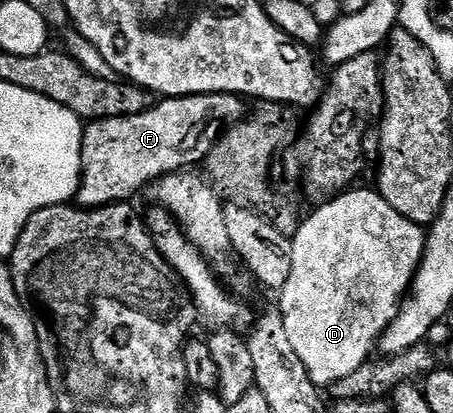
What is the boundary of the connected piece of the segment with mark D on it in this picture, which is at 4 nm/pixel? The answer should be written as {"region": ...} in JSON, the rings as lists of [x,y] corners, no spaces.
{"region":[[[346,190],[322,202],[318,211],[311,212],[309,216],[306,214],[300,220],[289,248],[291,273],[279,292],[279,314],[285,326],[288,350],[318,389],[328,388],[330,383],[360,369],[367,357],[365,347],[371,346],[373,339],[380,335],[382,338],[383,332],[392,323],[395,316],[393,299],[400,300],[406,294],[421,263],[421,252],[425,249],[427,238],[426,232],[420,231],[414,220],[395,213],[395,209],[391,209],[391,205],[387,205],[385,198],[376,190],[353,190]]]}

